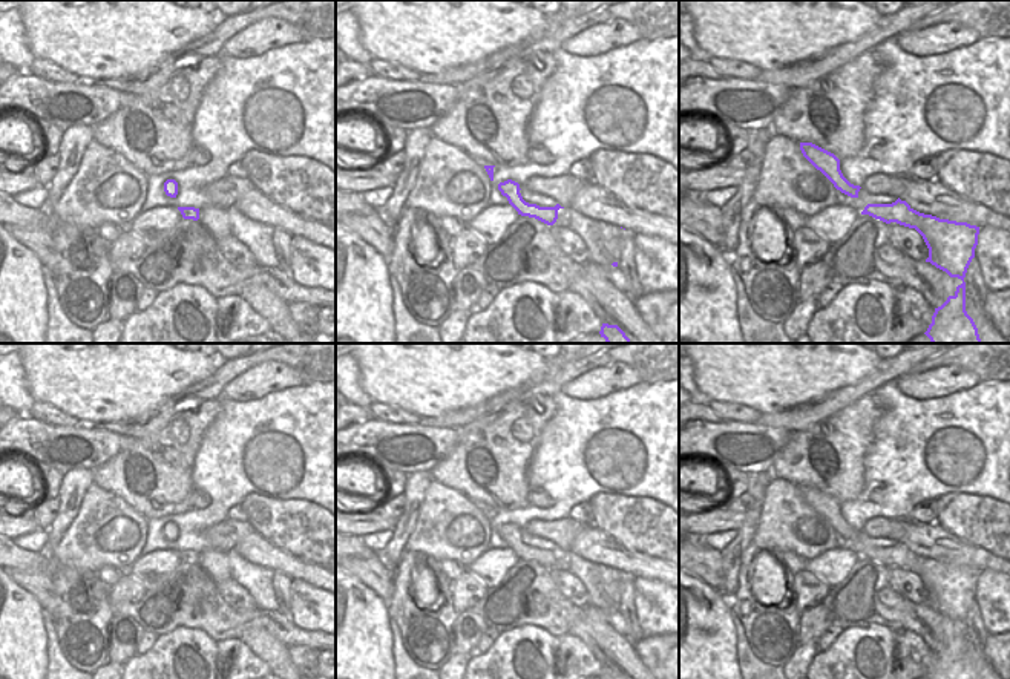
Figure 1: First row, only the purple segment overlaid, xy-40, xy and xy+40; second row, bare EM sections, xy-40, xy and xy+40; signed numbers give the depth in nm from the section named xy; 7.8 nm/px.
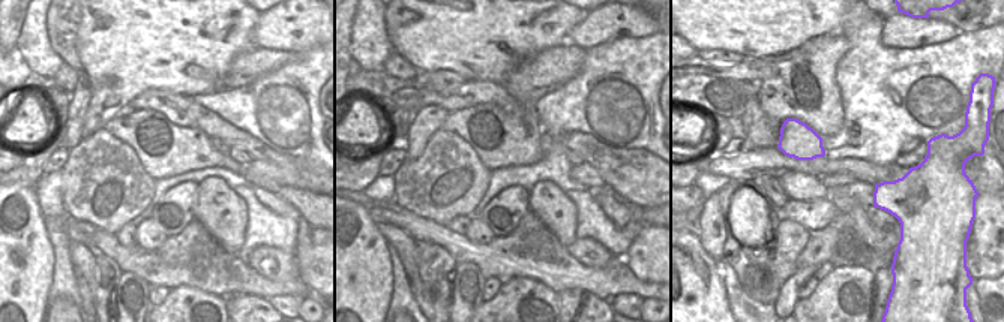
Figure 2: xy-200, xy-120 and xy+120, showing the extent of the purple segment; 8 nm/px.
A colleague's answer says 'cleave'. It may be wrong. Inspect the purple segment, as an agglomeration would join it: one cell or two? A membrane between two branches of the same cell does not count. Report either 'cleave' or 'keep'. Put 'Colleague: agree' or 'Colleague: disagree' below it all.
keep
Colleague: disagree

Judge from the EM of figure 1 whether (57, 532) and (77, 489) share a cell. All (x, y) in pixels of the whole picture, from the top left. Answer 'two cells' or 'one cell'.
one cell

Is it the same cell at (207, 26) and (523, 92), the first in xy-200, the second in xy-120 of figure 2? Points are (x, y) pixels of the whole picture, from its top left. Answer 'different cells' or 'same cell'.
different cells

